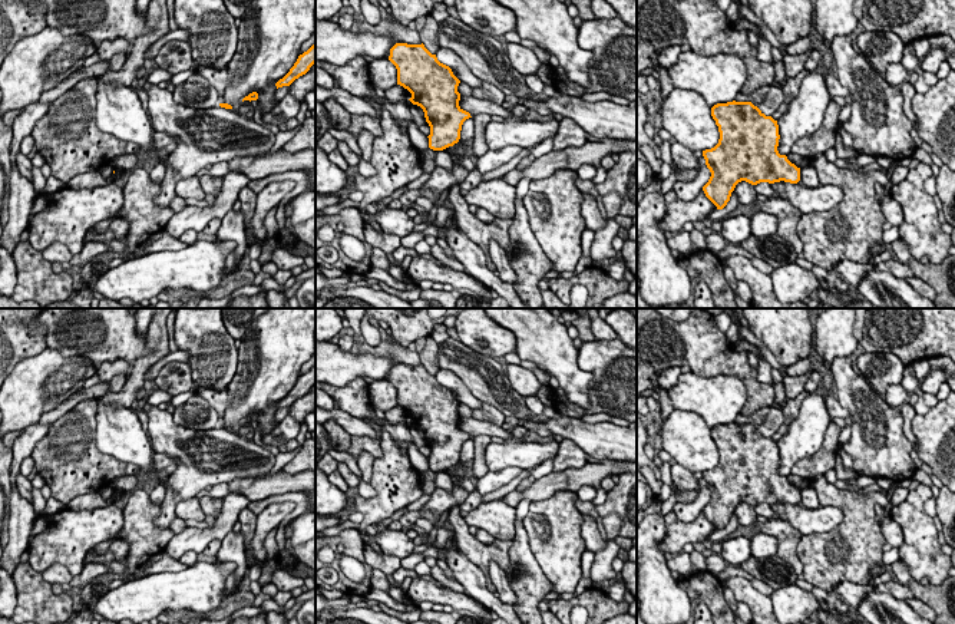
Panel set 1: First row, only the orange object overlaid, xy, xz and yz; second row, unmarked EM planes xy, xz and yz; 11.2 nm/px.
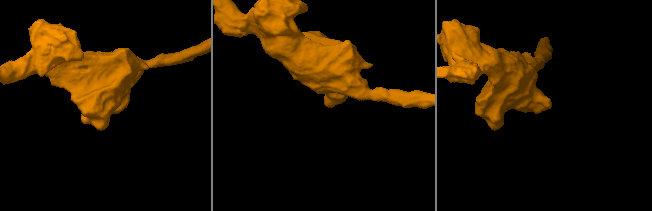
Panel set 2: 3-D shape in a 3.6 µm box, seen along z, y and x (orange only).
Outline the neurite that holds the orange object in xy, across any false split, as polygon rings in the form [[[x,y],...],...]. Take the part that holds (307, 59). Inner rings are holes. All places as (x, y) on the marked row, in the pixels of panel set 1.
[[[315,43],[307,52],[298,56],[297,62],[290,69],[290,72],[275,83],[277,89],[282,86],[290,86],[295,79],[305,75],[314,63]]]

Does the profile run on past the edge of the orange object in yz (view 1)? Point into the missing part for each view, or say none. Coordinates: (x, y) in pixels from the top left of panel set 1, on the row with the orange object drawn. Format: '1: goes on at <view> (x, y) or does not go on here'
1: does not go on here

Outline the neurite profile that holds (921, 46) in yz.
[[[926,37],[922,39],[916,39],[912,40],[912,47],[915,50],[916,57],[919,59],[919,62],[929,53],[929,50],[932,49],[932,44],[929,43],[929,40]]]

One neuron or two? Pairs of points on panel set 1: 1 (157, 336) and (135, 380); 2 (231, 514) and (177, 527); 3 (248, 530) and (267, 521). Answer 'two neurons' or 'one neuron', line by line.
1: one neuron
2: two neurons
3: two neurons

